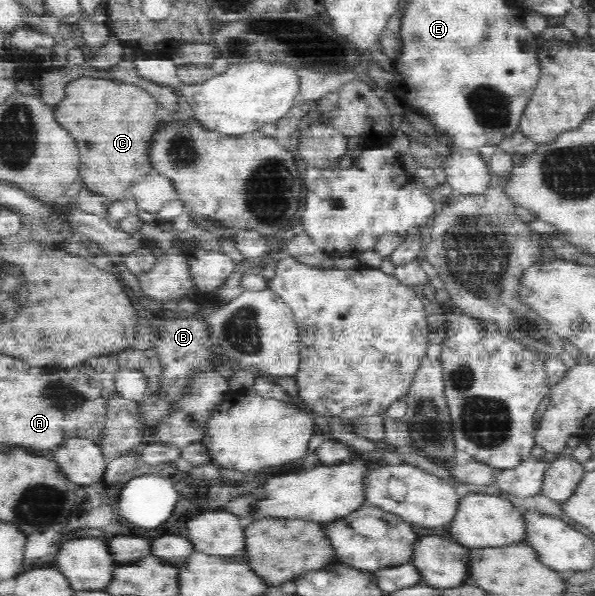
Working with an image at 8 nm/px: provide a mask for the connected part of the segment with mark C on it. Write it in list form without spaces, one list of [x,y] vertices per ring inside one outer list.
[[[80,76],[66,88],[66,98],[56,108],[58,122],[74,134],[82,168],[83,185],[109,201],[125,198],[127,189],[152,170],[150,148],[154,134],[165,124],[160,121],[160,103],[148,90],[132,82]]]

